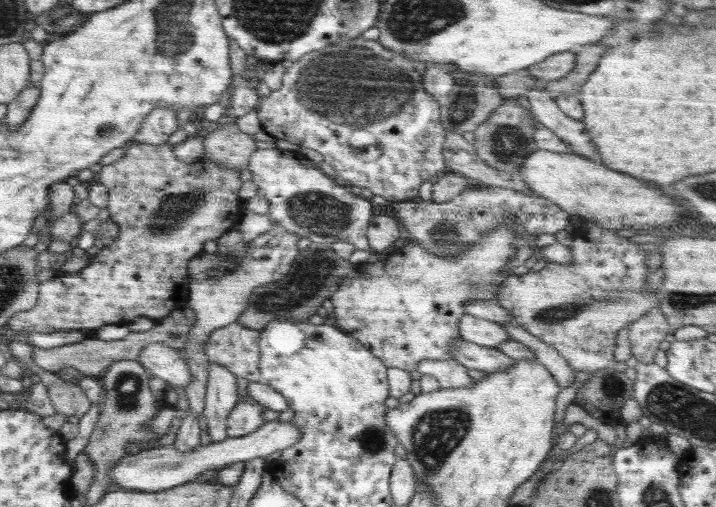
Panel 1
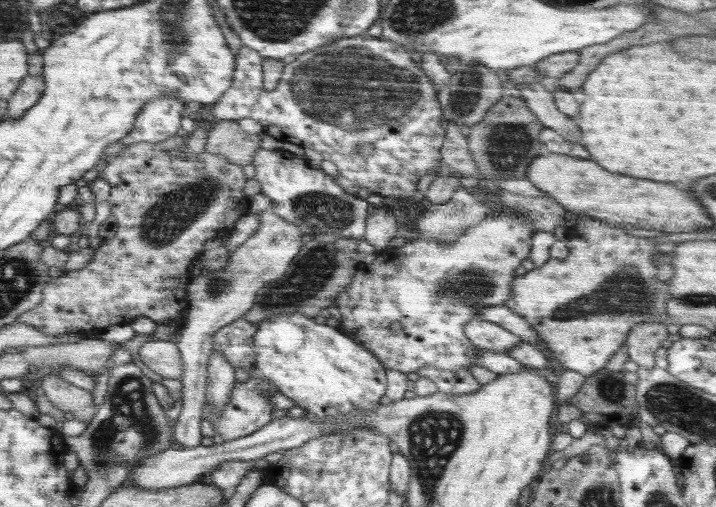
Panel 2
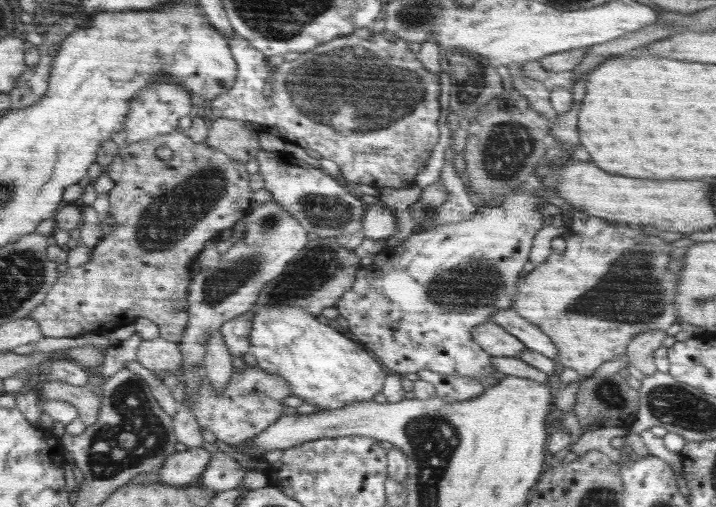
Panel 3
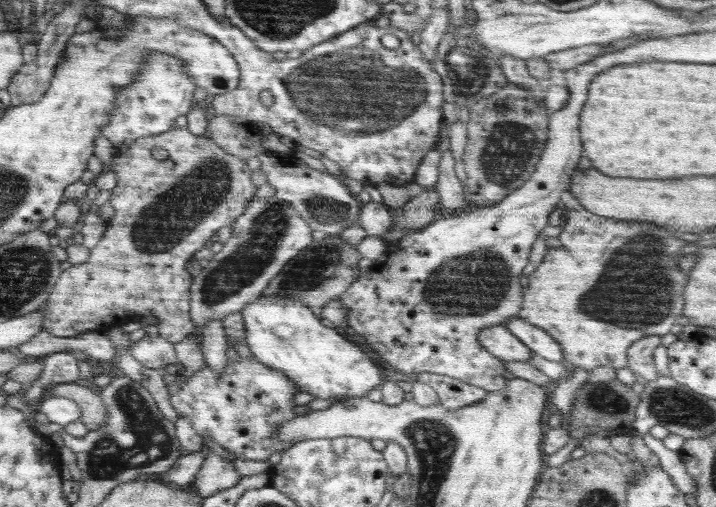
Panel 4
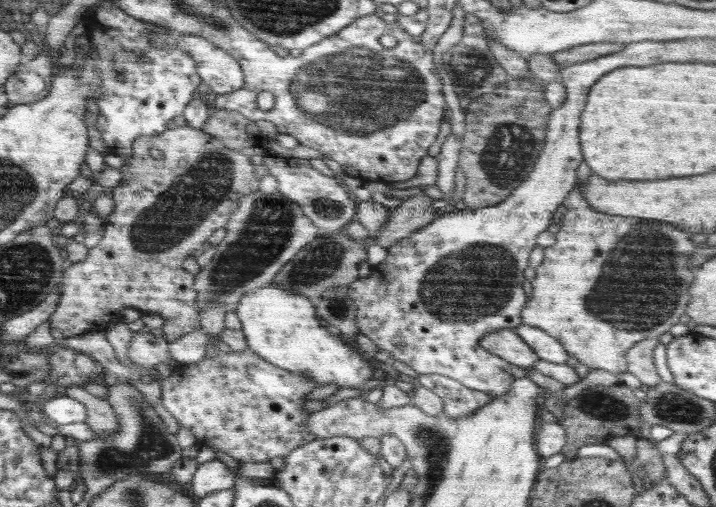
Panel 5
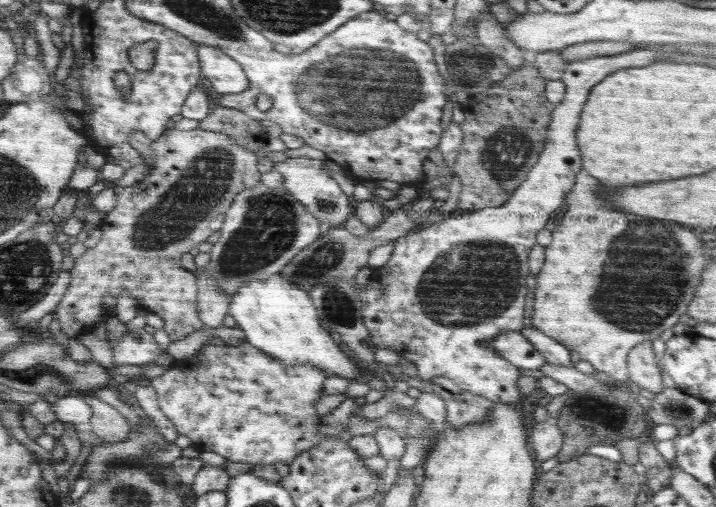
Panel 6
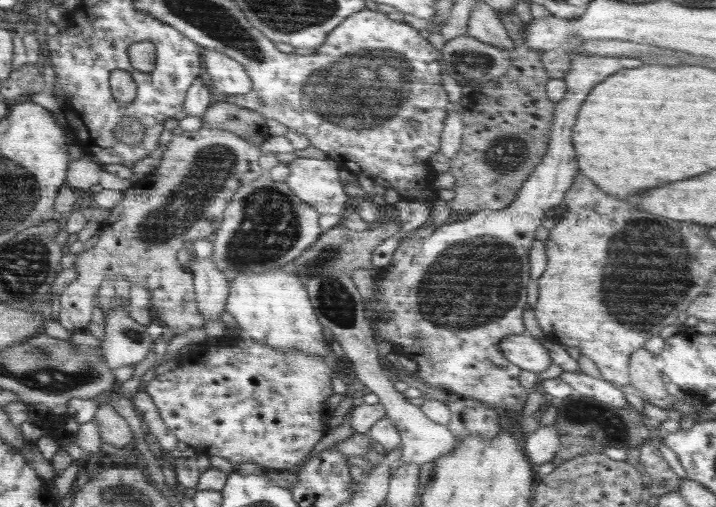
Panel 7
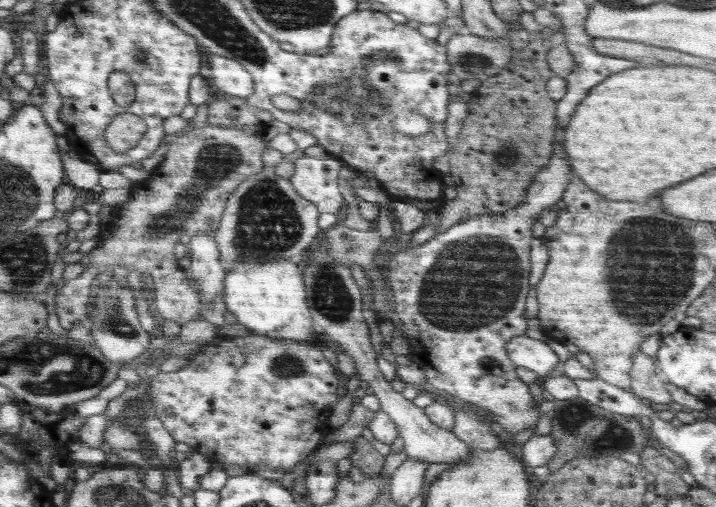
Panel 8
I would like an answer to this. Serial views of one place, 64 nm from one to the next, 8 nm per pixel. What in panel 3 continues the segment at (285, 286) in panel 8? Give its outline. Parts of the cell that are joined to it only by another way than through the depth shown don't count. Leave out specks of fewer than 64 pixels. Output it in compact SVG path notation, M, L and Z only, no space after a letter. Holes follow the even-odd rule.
M297 306L262 307L256 309L256 313L249 317L249 320L252 322L249 353L257 358L258 367L290 383L292 395L302 397L304 402L315 405L318 413L360 401L374 400L374 396L382 392L387 373L375 356L340 331L320 323L317 316L308 311Z

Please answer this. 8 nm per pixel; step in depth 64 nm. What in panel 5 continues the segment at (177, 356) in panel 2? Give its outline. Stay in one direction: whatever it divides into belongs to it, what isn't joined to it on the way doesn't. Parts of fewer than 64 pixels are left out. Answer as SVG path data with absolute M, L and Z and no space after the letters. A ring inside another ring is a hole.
M136 331L128 344L128 358L136 365L154 368L172 356L168 352L168 341L159 340L152 333Z

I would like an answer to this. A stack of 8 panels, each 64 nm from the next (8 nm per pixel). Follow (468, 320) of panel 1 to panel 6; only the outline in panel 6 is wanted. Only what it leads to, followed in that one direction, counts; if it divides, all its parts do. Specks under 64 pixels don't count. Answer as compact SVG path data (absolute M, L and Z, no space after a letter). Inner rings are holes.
M520 332L498 334L486 345L519 369L536 370L547 362L542 353Z

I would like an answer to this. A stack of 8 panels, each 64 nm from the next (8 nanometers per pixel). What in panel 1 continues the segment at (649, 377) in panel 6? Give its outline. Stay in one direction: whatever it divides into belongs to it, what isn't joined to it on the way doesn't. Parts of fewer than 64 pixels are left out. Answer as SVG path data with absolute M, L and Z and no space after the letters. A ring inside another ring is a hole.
M660 307L648 310L642 318L630 325L628 338L631 344L631 356L638 362L654 363L658 346L670 331L670 326Z

